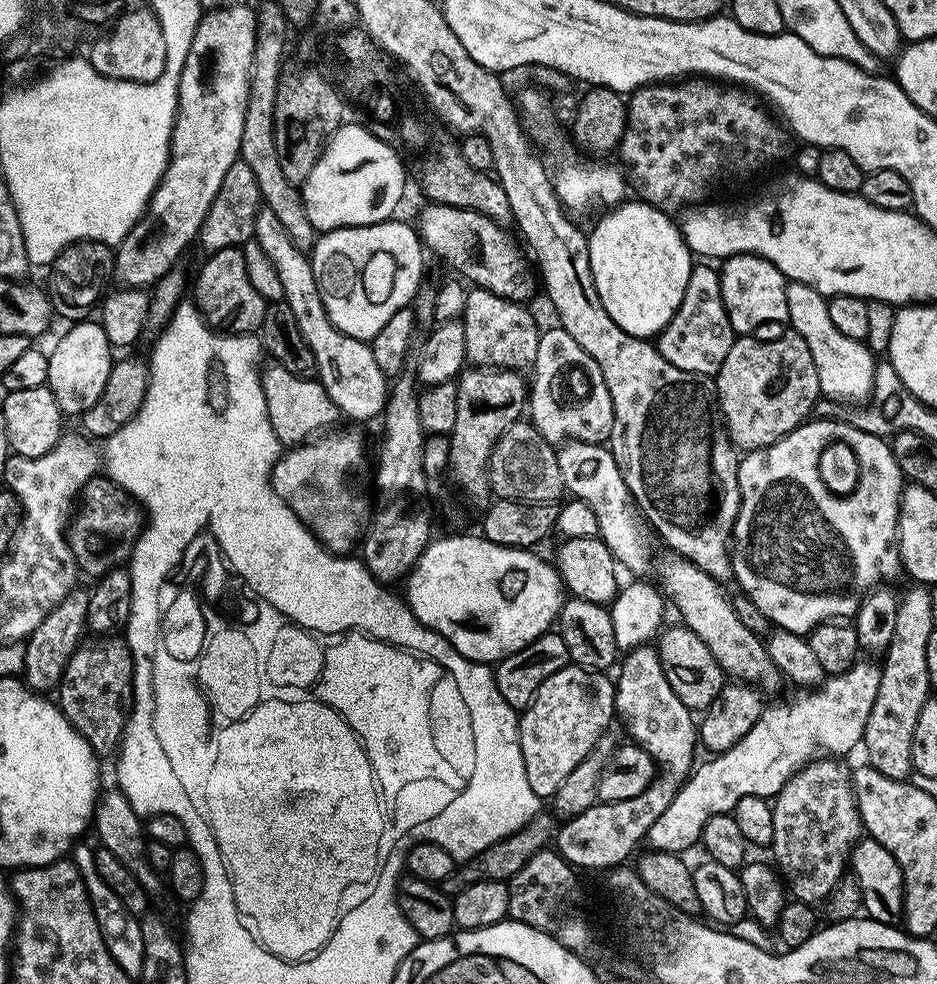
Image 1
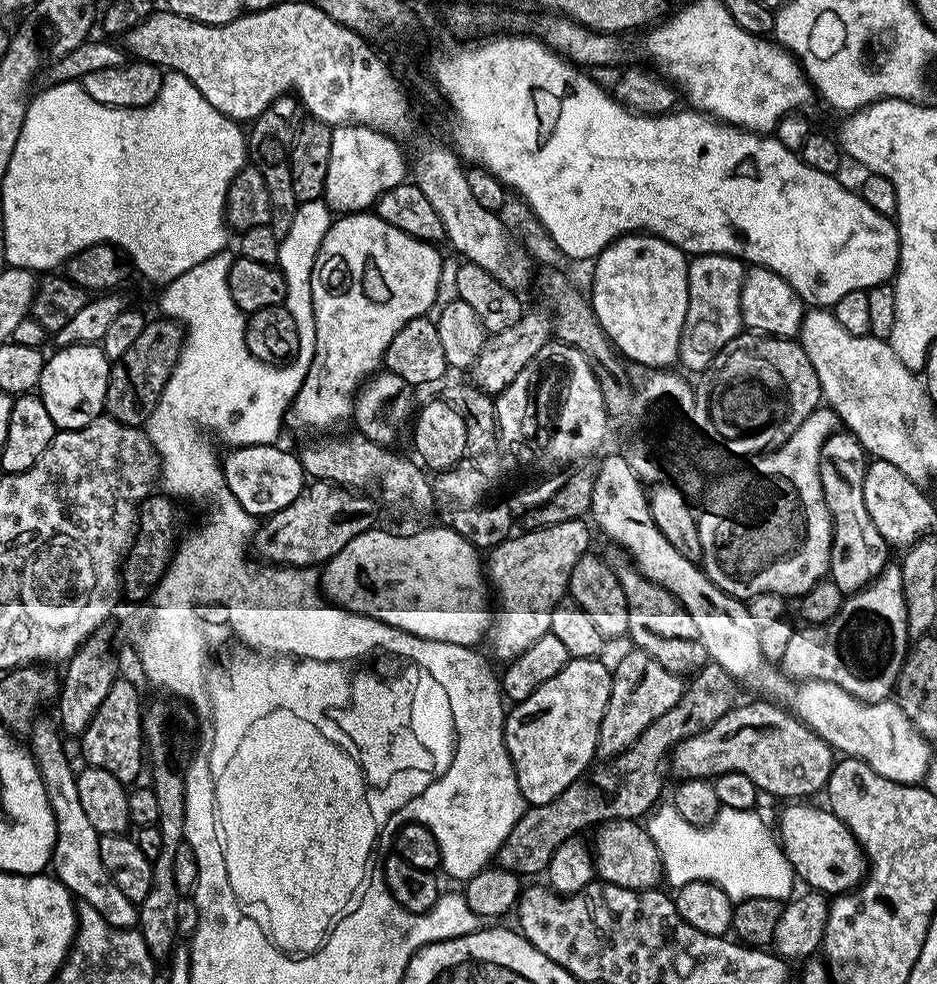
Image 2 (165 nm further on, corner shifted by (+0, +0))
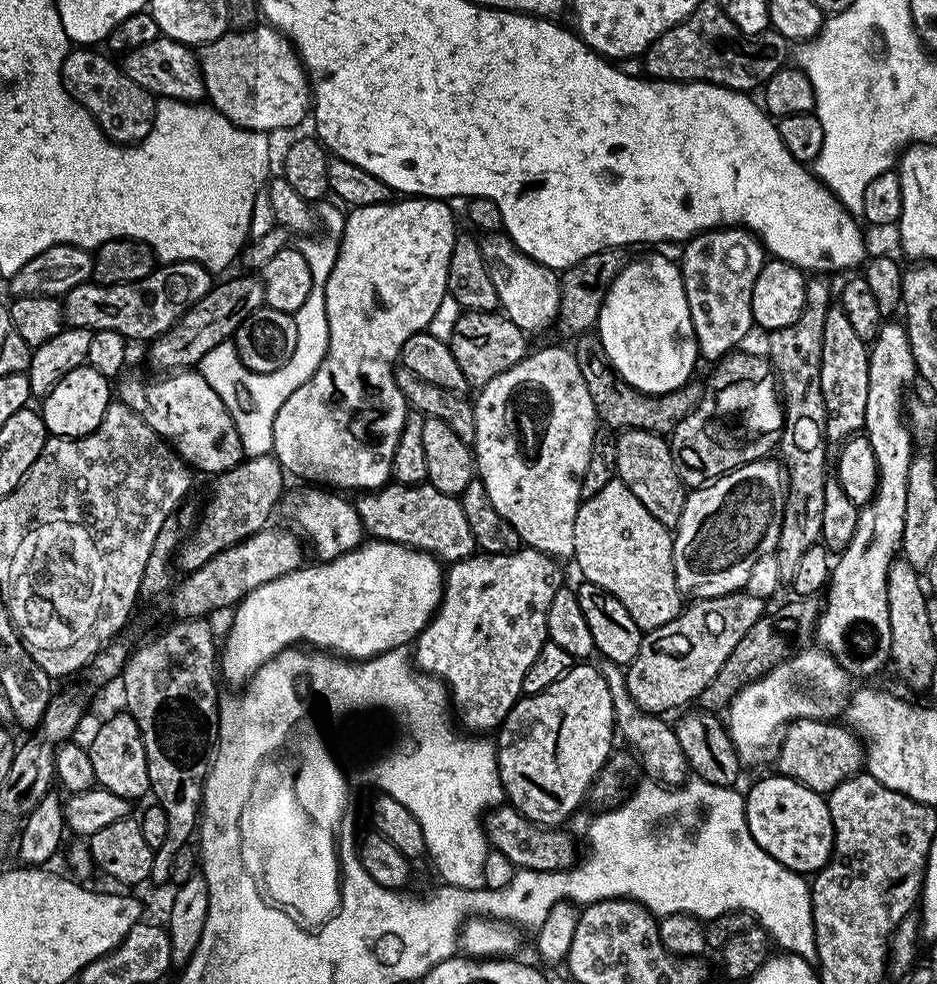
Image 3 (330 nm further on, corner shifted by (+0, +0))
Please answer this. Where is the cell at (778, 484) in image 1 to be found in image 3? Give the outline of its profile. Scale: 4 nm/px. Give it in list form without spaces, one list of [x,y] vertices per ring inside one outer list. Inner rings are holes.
[[[775,459],[755,460],[719,476],[711,484],[691,489],[685,498],[685,509],[674,529],[674,574],[681,597],[709,600],[741,591],[745,587],[754,564],[763,556],[775,553],[783,526],[786,495],[786,476]]]

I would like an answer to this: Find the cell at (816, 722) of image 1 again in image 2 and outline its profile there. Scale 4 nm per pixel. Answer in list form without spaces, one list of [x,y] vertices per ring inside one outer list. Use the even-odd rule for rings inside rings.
[[[892,562],[867,588],[863,588],[861,592],[851,593],[830,622],[797,627],[790,642],[787,643],[785,656],[778,664],[784,675],[791,676],[795,681],[834,682],[834,686],[842,686],[846,694],[852,694],[864,704],[873,704],[887,700],[895,693],[898,674],[908,656],[909,647],[906,600],[902,598],[902,574],[899,563]]]

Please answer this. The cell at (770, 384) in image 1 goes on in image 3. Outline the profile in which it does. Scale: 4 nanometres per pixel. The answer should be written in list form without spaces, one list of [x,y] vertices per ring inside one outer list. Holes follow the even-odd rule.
[[[736,350],[731,354],[724,357],[723,360],[719,361],[715,365],[716,368],[712,372],[712,377],[706,380],[704,384],[704,396],[698,402],[698,406],[695,410],[688,415],[682,422],[678,422],[678,426],[670,433],[670,445],[673,454],[674,466],[677,468],[678,478],[681,479],[682,483],[689,489],[702,488],[706,484],[711,484],[713,480],[717,480],[719,476],[724,476],[728,472],[732,472],[735,468],[741,468],[746,466],[750,462],[755,460],[765,459],[769,455],[768,452],[777,447],[780,442],[780,434],[784,430],[784,406],[781,397],[778,395],[778,384],[773,379],[774,373],[772,371],[771,363],[763,355],[751,356],[750,353],[744,352],[745,350]]]

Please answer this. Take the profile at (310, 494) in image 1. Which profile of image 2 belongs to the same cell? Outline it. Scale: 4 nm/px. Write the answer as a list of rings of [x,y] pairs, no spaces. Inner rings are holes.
[[[246,444],[233,447],[229,452],[232,453],[222,460],[224,481],[242,510],[254,517],[273,516],[278,510],[290,506],[306,487],[304,469],[300,467],[300,457],[295,451],[283,452],[280,446]]]

